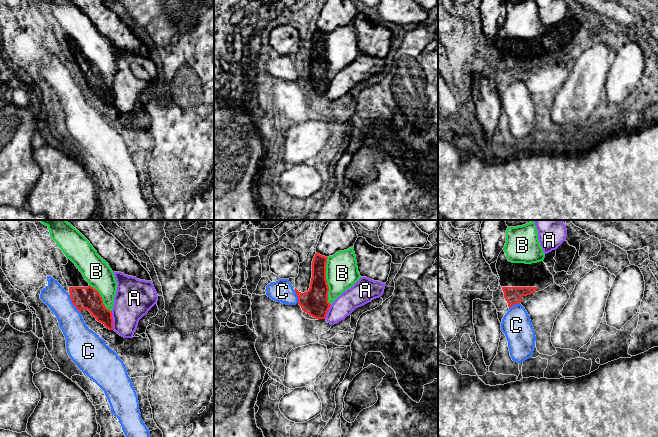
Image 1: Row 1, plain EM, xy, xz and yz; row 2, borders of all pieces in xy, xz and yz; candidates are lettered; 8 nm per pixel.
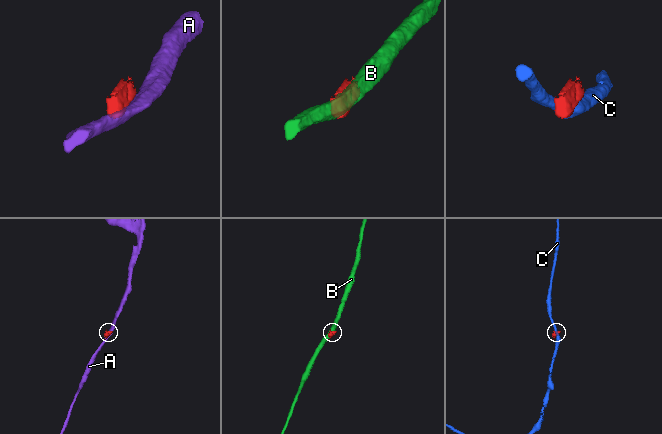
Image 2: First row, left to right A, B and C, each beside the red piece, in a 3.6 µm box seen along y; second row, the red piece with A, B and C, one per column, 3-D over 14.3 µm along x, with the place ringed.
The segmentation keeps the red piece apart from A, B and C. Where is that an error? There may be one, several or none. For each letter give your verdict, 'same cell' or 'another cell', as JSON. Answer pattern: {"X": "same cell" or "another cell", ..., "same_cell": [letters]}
{"A": "another cell", "B": "another cell", "C": "another cell", "same_cell": []}

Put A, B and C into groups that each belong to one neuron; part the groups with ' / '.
A / B / C

